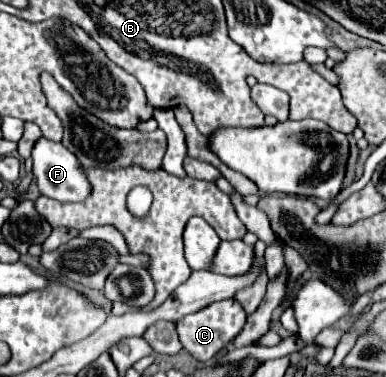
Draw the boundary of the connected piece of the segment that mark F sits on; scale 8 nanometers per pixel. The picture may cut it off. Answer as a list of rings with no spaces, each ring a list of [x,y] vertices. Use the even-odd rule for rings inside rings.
[[[43,137],[43,139],[39,139],[39,143],[35,143],[31,157],[33,157],[33,175],[35,175],[41,195],[63,201],[63,203],[67,203],[67,201],[79,203],[91,195],[91,183],[87,179],[83,165],[63,143],[51,143]]]

